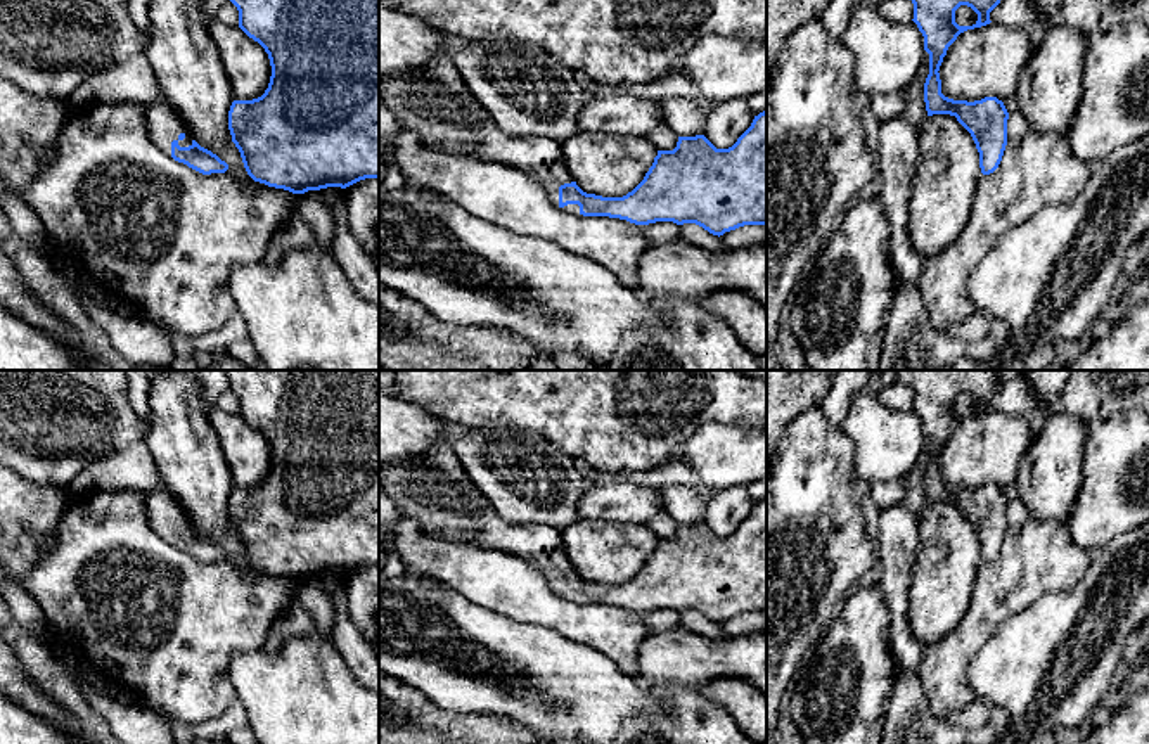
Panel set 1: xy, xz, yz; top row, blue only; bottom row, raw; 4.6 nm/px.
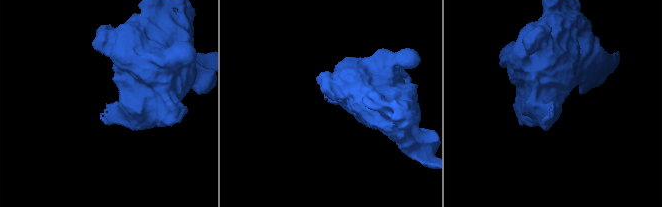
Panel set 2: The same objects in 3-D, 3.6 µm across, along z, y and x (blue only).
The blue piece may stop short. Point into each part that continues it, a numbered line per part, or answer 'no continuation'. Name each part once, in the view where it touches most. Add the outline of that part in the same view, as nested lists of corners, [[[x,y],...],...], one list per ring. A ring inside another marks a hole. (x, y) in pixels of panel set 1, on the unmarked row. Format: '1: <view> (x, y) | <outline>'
1: xy (163, 511) | [[[163,484],[147,493],[145,514],[154,533],[168,543],[171,543],[173,528],[180,535],[192,533],[192,524],[183,507]]]

